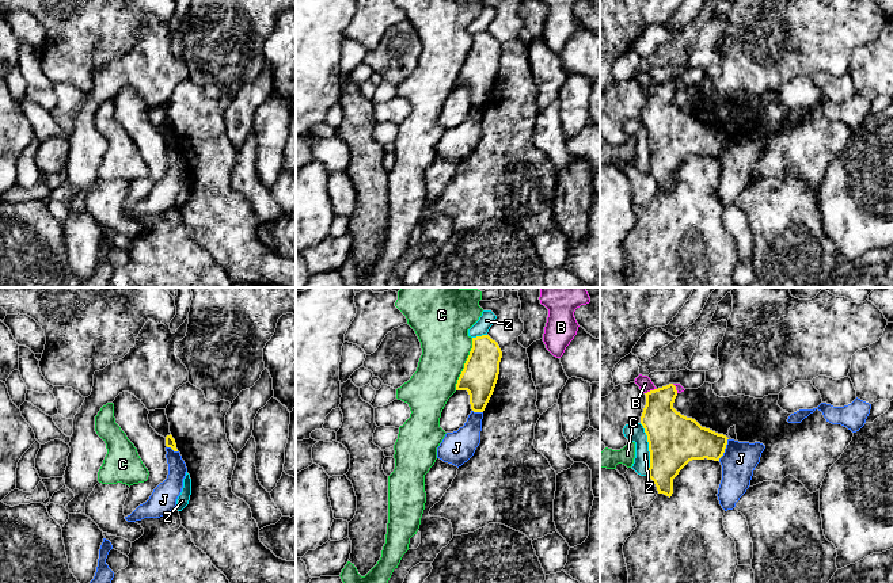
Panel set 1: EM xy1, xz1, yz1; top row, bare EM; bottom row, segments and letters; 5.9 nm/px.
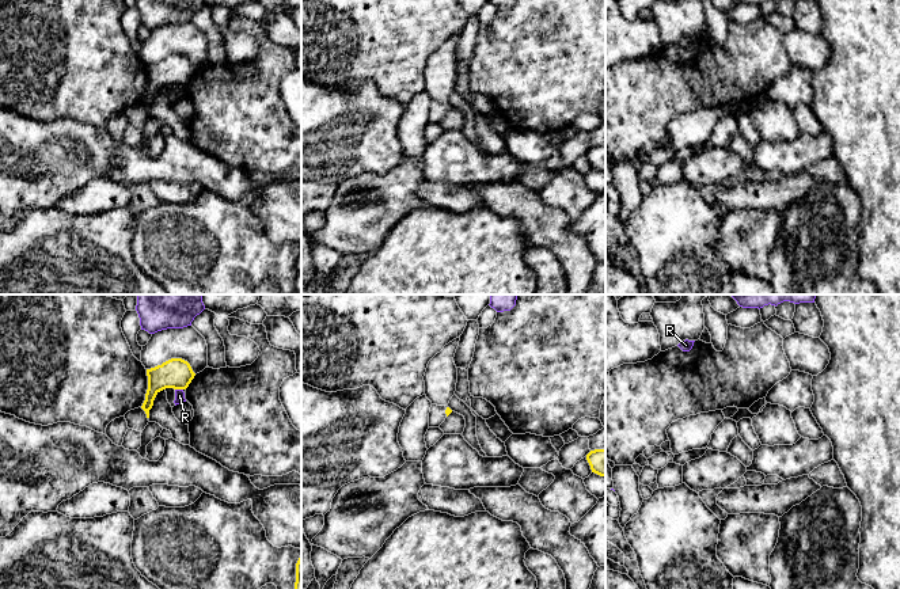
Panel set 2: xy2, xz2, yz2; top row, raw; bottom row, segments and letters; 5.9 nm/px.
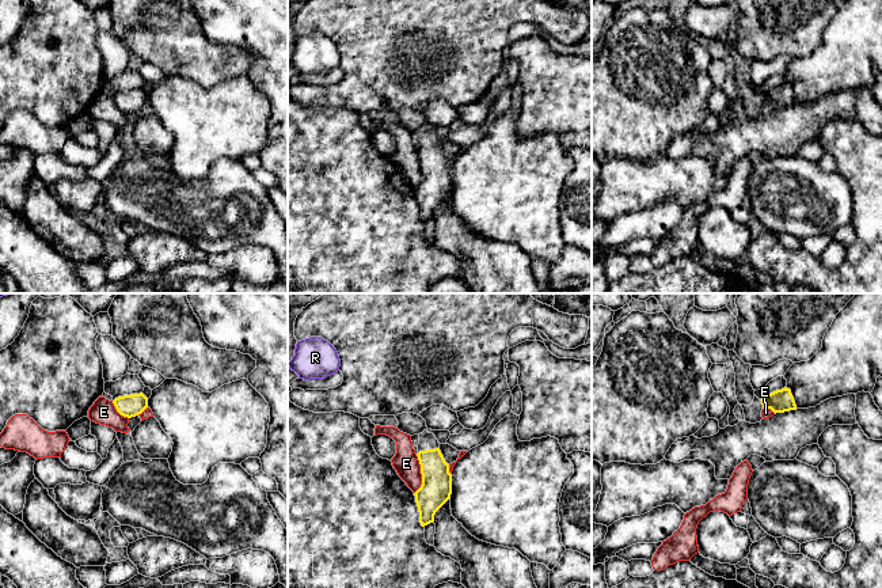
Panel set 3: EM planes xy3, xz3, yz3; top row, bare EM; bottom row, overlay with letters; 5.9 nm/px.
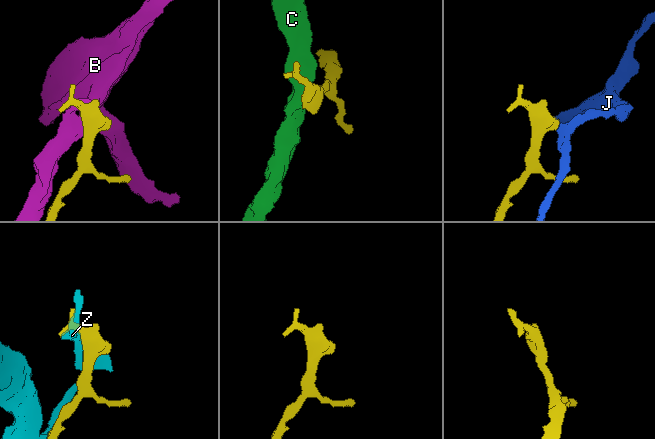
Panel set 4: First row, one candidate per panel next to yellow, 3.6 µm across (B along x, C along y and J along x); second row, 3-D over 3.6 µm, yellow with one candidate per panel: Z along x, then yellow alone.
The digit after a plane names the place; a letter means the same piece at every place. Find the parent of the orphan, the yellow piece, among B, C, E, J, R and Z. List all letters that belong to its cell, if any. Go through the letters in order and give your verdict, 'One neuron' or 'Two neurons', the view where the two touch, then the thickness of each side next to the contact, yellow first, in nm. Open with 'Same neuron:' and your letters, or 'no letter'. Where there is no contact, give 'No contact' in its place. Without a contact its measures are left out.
Same neuron: no letter
B: Two neurons. Touches yellow in yz1. Thickness 240 nm (yellow) against 90 nm
C: Two neurons. Touches yellow in xz1. Thickness 220 nm (yellow) against 300 nm
E: Two neurons. Touches yellow in xz3. Thickness 190 nm (yellow) against 150 nm
J: Two neurons. Touches yellow in yz1. Thickness 260 nm (yellow) against 200 nm
R: Two neurons. Touches yellow in xy2. Thickness 180 nm (yellow) against 60 nm
Z: Two neurons. Touches yellow in yz1. Thickness 300 nm (yellow) against 110 nm

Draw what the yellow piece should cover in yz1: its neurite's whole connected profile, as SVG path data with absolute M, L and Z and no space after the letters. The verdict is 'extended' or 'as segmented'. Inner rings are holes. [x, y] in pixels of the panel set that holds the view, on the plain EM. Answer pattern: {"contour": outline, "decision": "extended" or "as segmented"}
{"contour": "M676 83L650 87L641 113L650 148L649 174L658 190L672 193L673 175L692 156L719 157L727 133L702 123L695 115L687 114L673 104Z", "decision": "as segmented"}

